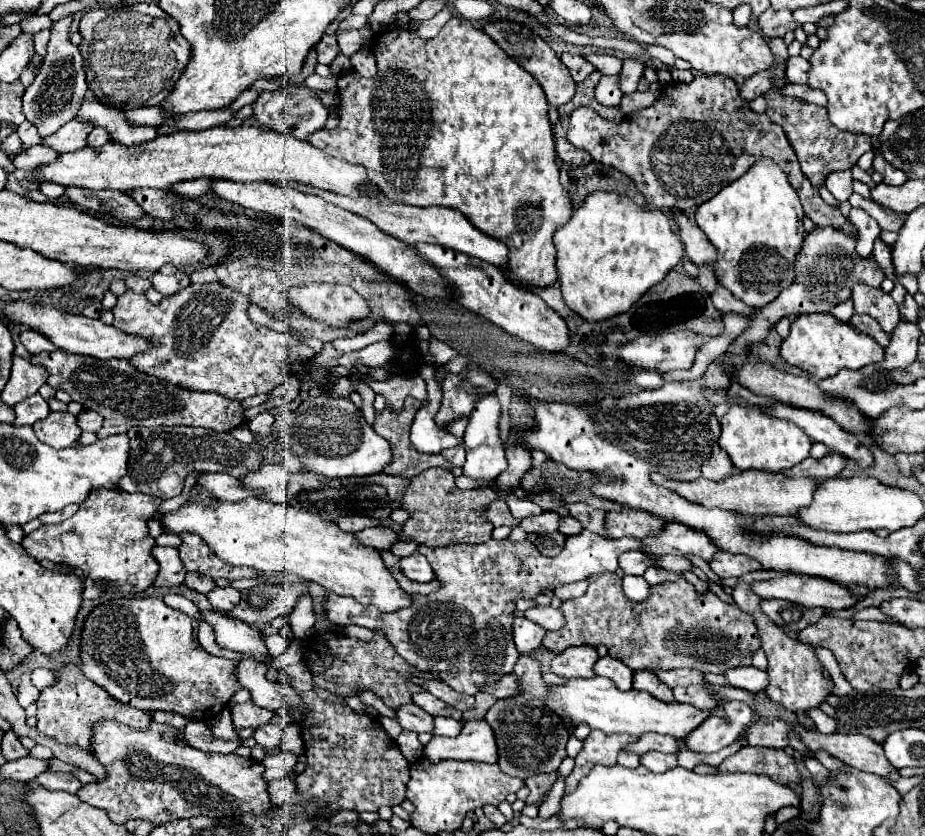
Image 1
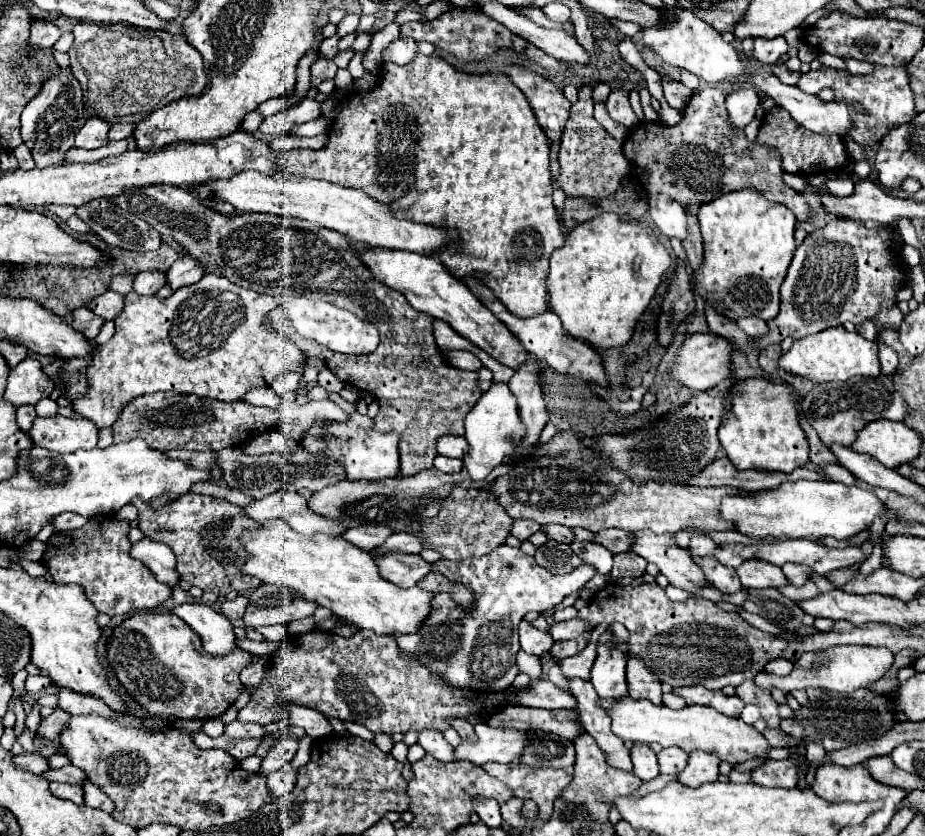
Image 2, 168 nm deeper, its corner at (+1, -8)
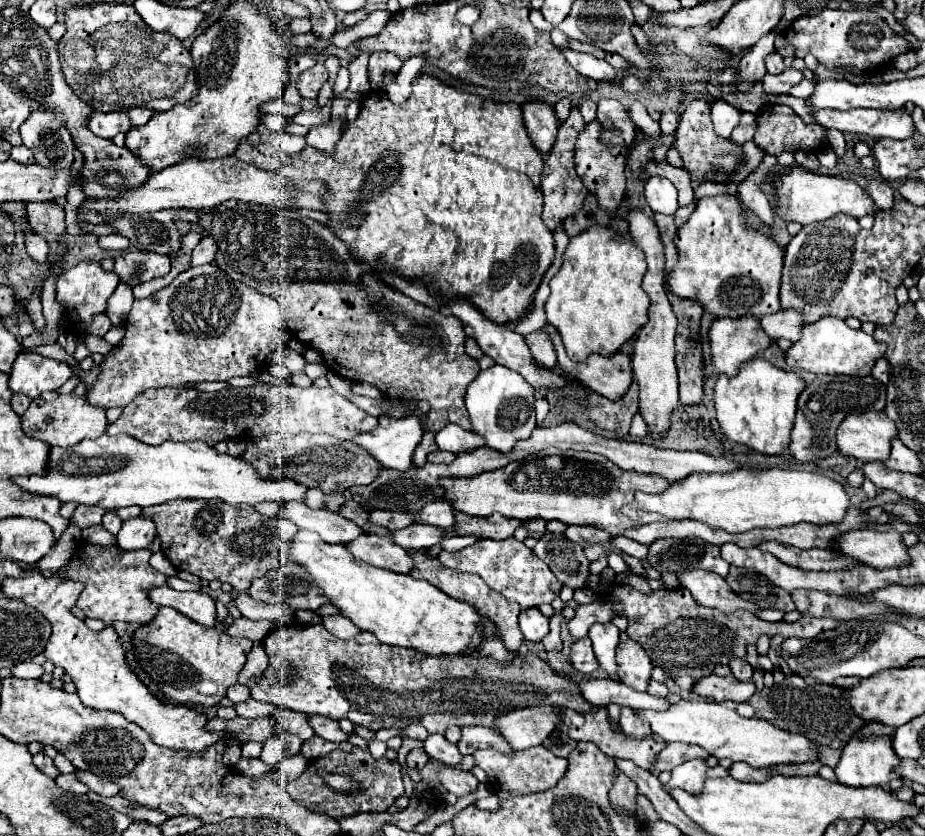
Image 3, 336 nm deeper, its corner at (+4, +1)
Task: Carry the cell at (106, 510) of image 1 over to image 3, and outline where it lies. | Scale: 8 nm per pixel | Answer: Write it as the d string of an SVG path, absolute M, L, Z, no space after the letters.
M79 541L73 557L63 567L63 575L71 581L81 581L85 585L79 595L77 607L91 619L101 619L105 623L113 621L133 621L147 623L155 617L159 605L155 605L147 597L147 589L155 589L159 585L167 585L167 577L151 567L149 563L151 551L121 551L119 545L95 545Z

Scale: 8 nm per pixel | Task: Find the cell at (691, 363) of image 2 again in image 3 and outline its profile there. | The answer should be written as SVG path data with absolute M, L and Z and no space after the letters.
M757 317L715 319L709 327L711 361L717 373L735 375L741 363L759 355L773 339L759 329Z

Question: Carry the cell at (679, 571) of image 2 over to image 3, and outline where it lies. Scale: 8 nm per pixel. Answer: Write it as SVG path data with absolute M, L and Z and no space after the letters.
M703 569L679 571L677 577L679 577L681 585L691 591L695 601L699 601L699 605L713 607L723 613L731 613L735 609L757 611L757 605L743 601L735 593L731 593L731 587L727 585L727 581L711 571L703 571Z

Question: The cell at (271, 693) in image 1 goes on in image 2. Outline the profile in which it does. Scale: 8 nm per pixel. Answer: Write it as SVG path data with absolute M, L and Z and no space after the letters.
M290 704L288 710L290 710L290 724L304 728L310 738L324 738L332 734L330 722L324 718L324 714L318 714L318 710L294 704Z

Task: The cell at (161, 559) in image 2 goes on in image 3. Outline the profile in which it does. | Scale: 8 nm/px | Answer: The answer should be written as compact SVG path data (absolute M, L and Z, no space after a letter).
M135 517L123 521L121 531L117 533L117 545L125 551L137 551L137 549L147 549L157 537L157 529L151 519L145 517Z

